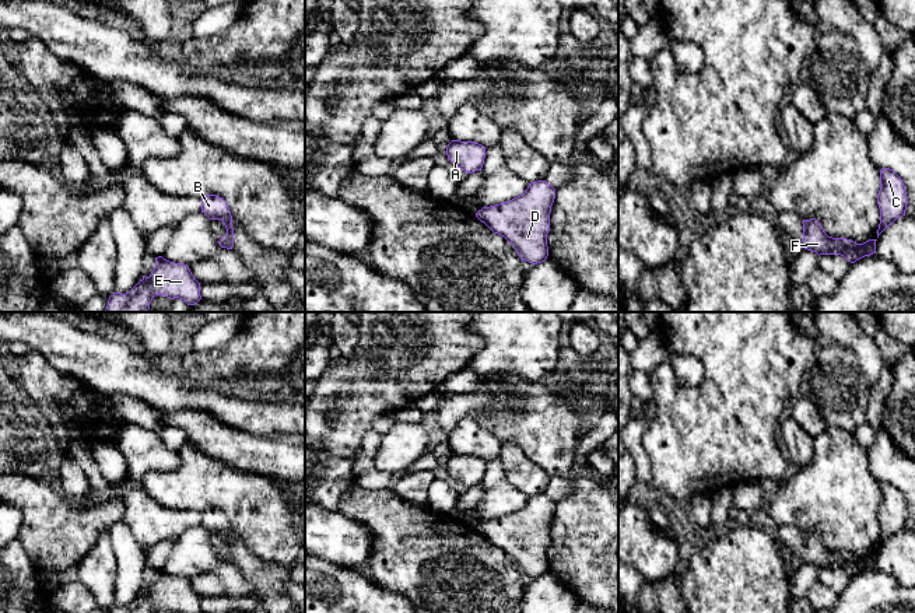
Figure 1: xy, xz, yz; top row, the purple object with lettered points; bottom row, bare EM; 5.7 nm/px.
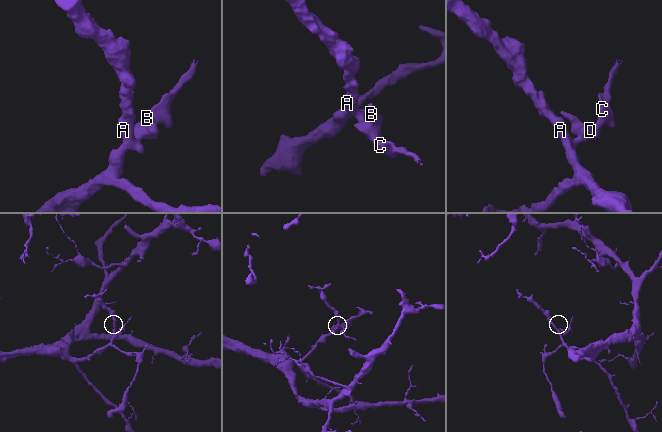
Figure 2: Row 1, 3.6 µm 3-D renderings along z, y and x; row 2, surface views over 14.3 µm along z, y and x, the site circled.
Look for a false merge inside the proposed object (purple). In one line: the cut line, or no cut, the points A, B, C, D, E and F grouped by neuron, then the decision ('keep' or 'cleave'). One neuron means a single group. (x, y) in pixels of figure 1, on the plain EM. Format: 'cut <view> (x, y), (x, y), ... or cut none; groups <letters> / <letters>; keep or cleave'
cut none; groups A B C D E F; keep

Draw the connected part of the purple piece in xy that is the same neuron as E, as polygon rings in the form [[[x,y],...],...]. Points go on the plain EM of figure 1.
[[[158,570],[148,591],[144,589],[129,606],[115,606],[109,613],[152,613],[155,609],[165,609],[171,613],[201,613],[200,596],[194,592],[187,578],[169,575]]]

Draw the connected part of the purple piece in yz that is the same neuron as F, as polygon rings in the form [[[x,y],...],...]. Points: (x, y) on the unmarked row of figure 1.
[[[816,532],[803,533],[803,561],[820,568],[841,568],[848,575],[876,567],[876,553],[856,557],[846,551],[828,550]]]

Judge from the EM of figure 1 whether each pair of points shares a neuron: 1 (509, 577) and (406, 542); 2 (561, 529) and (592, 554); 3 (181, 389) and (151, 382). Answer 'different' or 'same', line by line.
1: same
2: same
3: same

